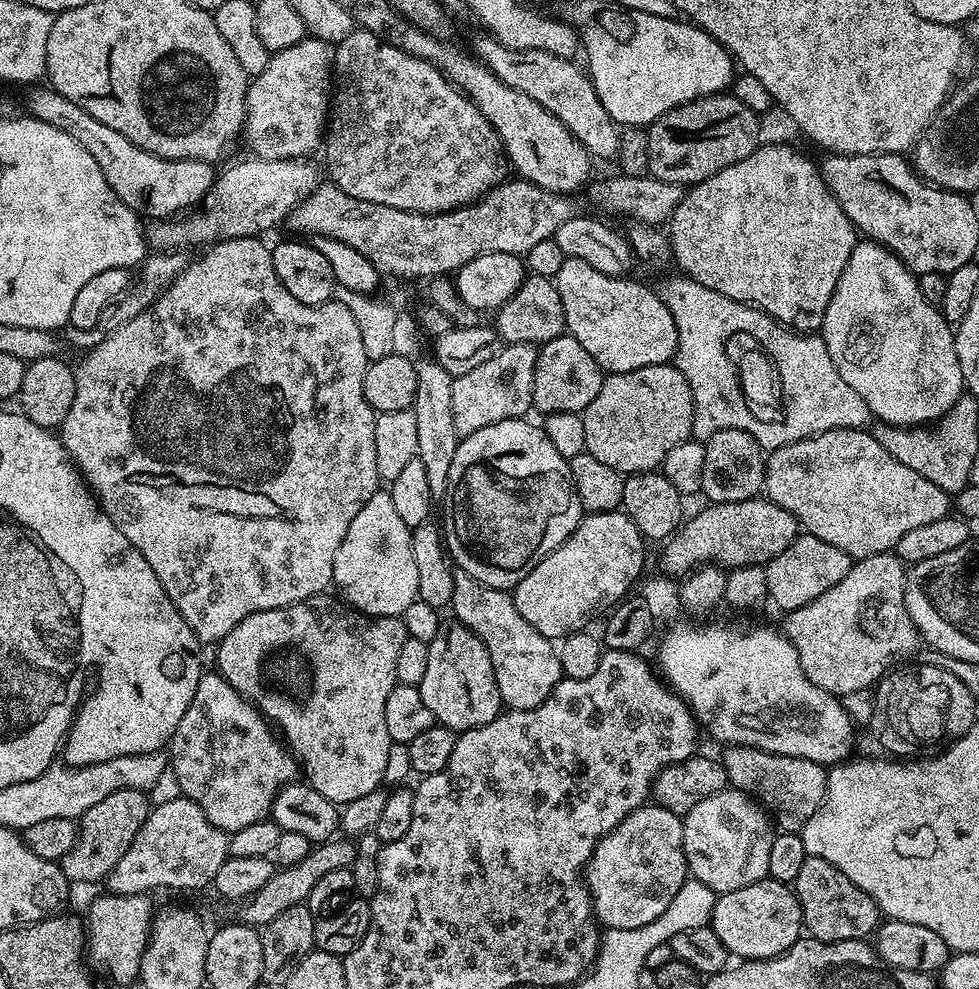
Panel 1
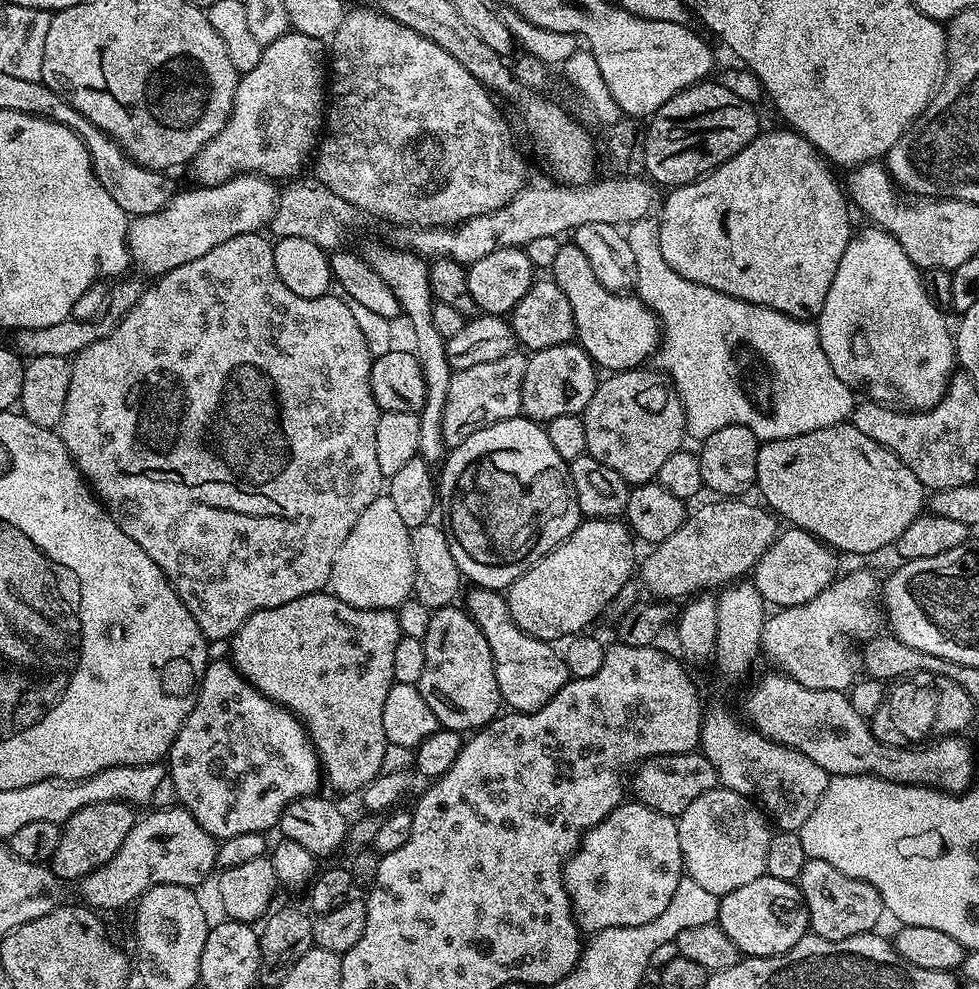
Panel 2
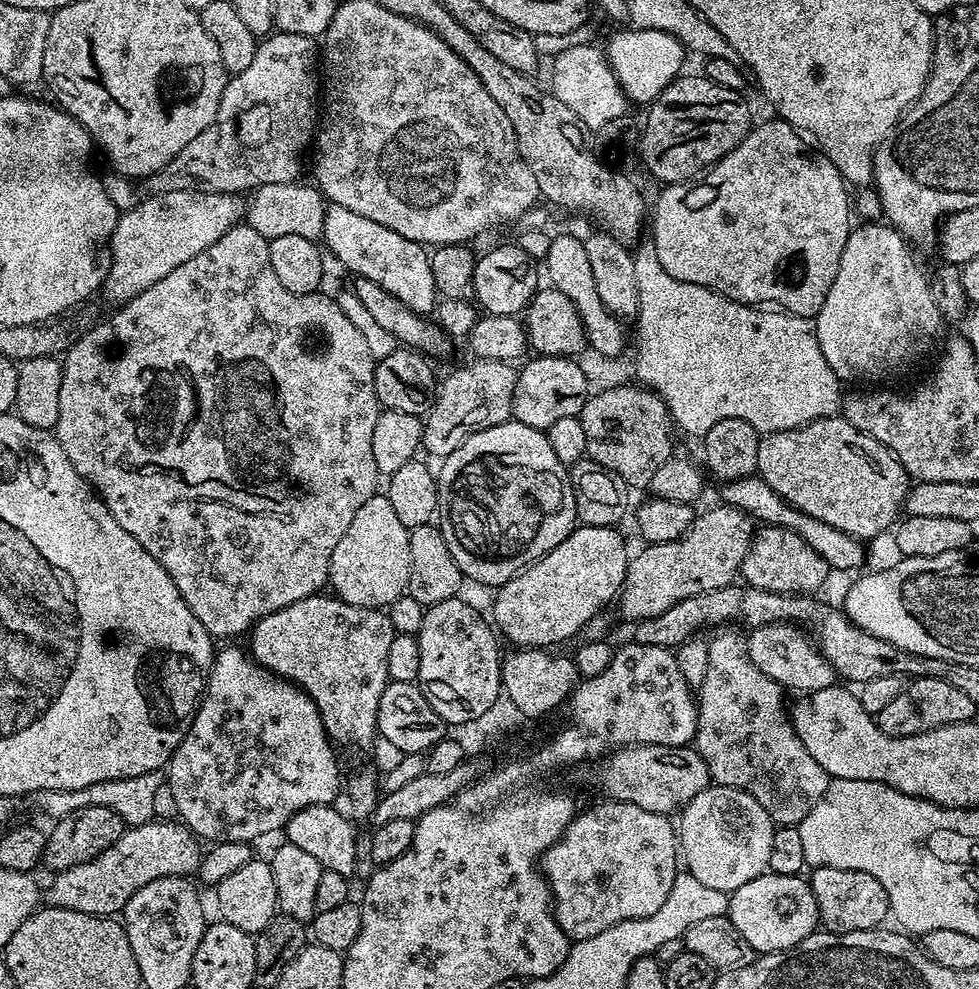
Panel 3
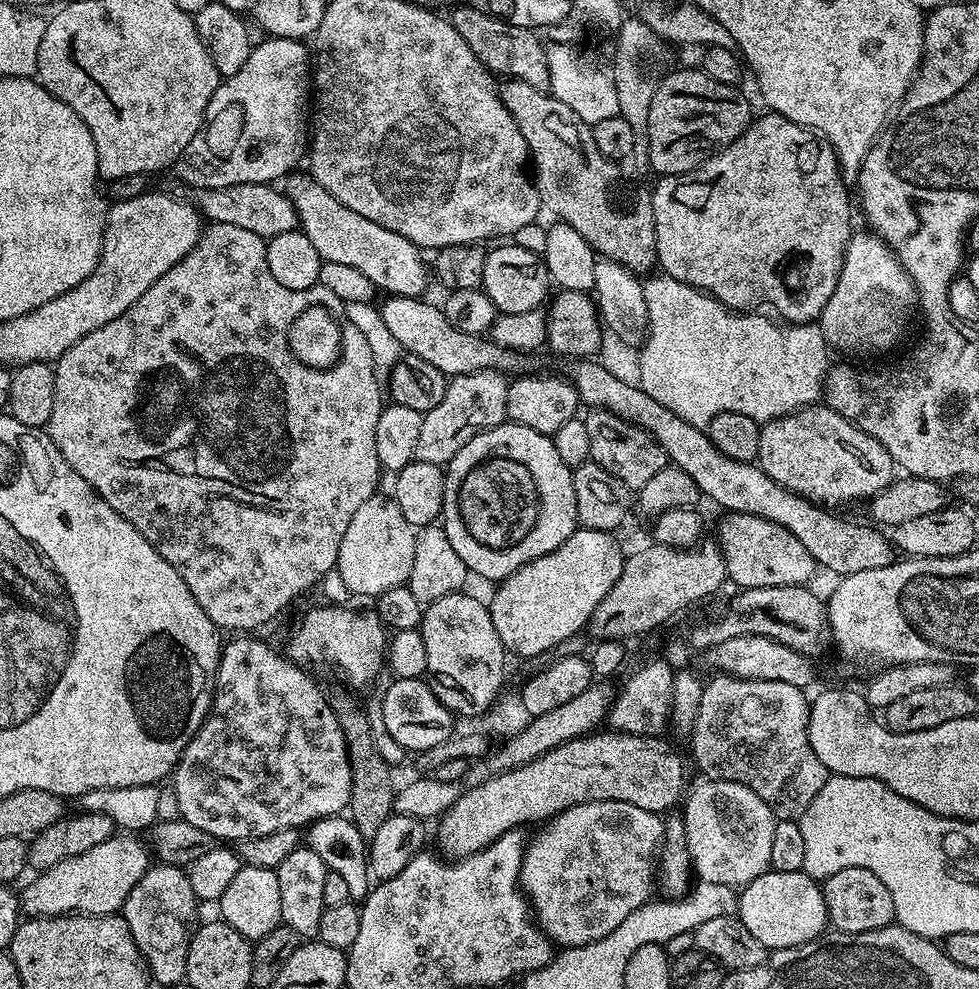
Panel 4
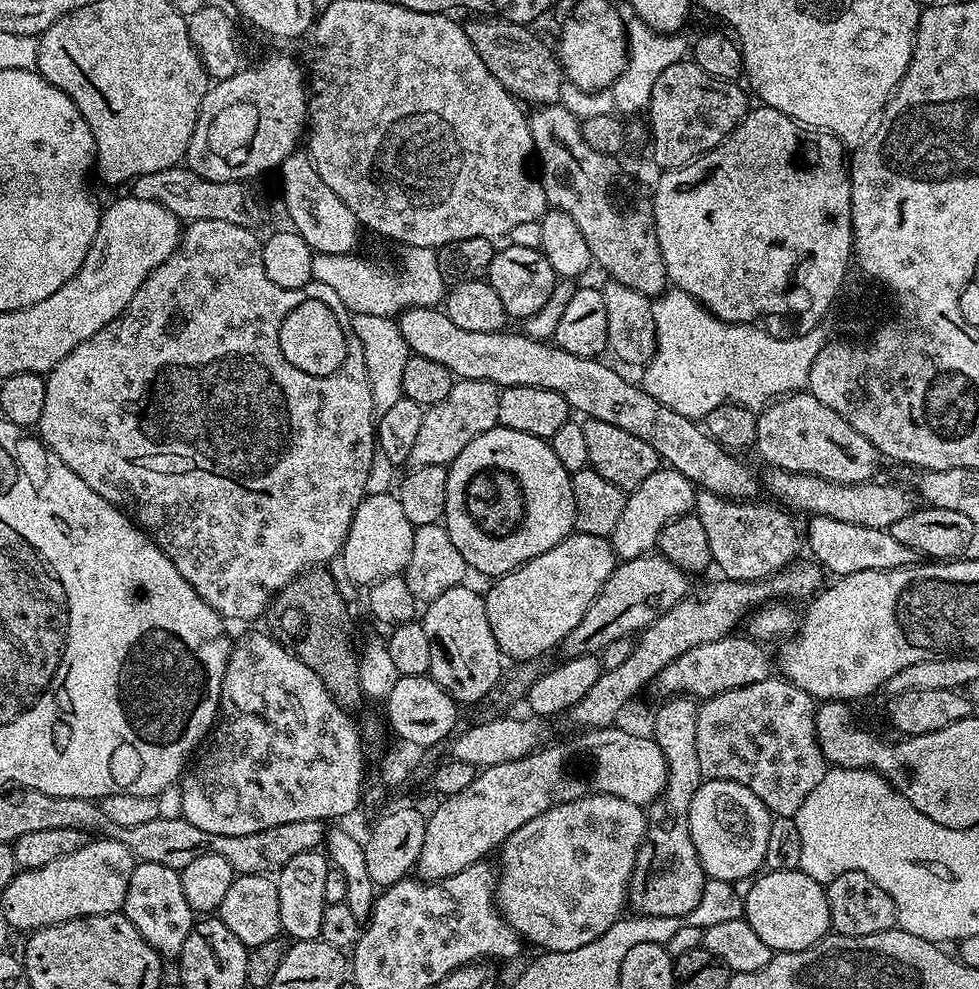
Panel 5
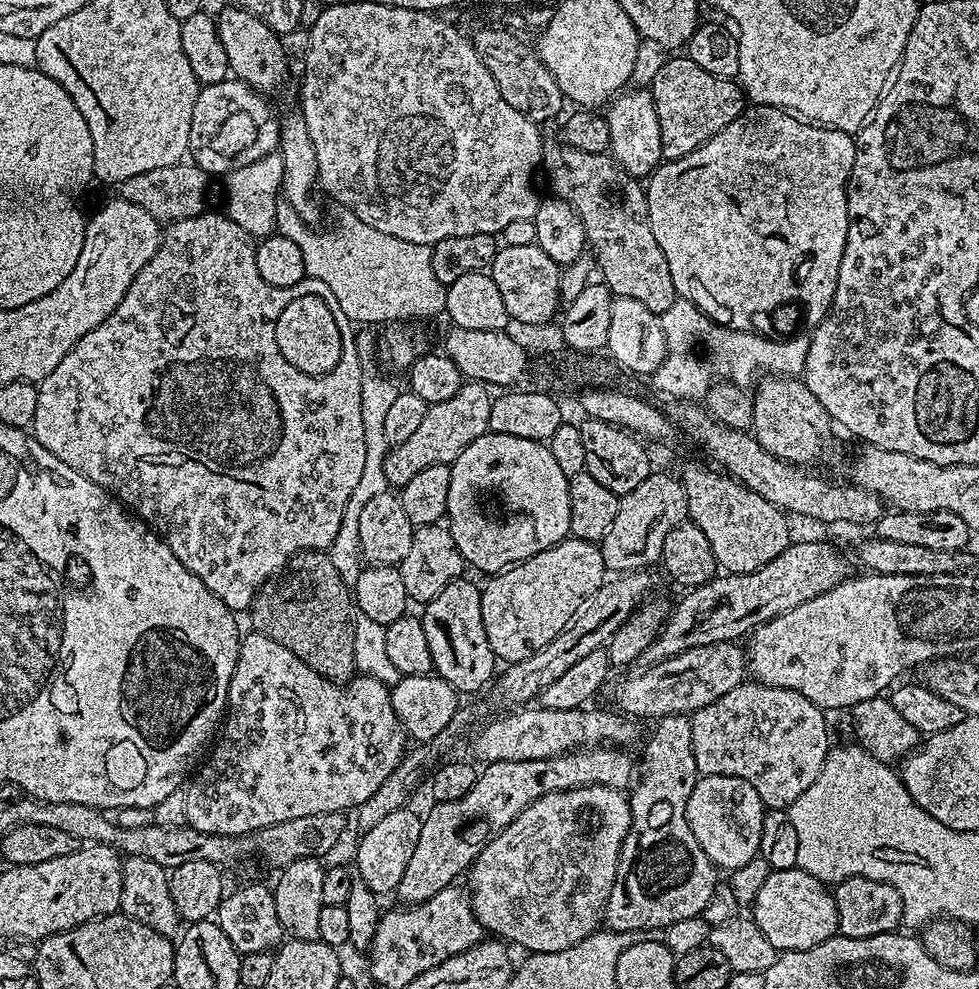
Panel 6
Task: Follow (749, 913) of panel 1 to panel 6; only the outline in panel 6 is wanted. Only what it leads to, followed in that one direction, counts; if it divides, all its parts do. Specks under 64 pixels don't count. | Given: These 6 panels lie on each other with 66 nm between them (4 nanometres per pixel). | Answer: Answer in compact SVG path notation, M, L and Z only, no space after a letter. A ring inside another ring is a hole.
M798 867L777 872L769 871L767 875L756 892L756 901L752 904L750 916L755 920L758 930L766 934L770 946L780 952L801 952L837 935L836 898L824 881L806 874Z

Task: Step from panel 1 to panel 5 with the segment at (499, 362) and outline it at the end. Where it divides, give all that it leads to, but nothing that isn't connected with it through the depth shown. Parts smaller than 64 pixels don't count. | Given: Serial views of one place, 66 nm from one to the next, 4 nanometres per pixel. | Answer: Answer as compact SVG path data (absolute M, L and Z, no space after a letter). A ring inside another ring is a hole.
M457 379L448 397L425 411L408 464L412 468L451 464L466 446L470 446L470 442L474 442L474 438L478 438L478 434L486 434L486 430L497 427L499 397L500 389L490 382Z

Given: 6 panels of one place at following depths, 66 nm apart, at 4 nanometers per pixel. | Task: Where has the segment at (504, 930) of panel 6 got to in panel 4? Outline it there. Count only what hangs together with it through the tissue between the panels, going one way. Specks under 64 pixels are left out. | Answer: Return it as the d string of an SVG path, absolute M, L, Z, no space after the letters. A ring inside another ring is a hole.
M586 802L570 806L543 825L536 837L527 841L524 865L520 867L520 887L530 898L534 919L553 945L561 949L586 946L606 938L614 926L622 926L629 914L653 899L654 857L664 838L664 820L642 806L630 802Z

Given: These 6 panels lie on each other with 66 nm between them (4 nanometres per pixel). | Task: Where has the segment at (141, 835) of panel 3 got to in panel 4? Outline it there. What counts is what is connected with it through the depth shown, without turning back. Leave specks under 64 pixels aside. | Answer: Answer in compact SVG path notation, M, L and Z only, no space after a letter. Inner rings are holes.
M114 834L106 842L94 846L94 850L86 850L86 854L78 854L74 858L66 858L66 862L58 862L58 866L50 866L39 873L21 891L18 904L25 917L33 916L70 916L87 914L90 916L111 916L123 909L126 898L130 898L130 890L138 886L142 874L150 867L149 849L132 834Z

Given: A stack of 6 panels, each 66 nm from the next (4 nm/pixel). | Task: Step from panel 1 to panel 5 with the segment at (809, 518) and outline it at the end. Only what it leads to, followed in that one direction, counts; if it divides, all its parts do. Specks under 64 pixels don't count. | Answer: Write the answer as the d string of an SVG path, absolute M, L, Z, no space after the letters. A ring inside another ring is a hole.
M807 390L796 391L791 395L785 395L772 401L756 417L756 443L755 451L760 451L760 456L765 460L769 469L790 470L798 474L810 474L818 478L824 478L835 484L867 484L873 479L876 472L876 463L882 460L875 446L846 418L834 414L830 406L822 406L818 398L814 398Z

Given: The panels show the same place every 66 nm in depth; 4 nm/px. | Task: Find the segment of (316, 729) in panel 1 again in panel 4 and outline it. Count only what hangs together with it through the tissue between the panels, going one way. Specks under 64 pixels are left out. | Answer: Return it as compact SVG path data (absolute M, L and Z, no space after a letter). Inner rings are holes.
M352 606L331 607L312 608L305 614L286 656L293 664L309 669L333 668L349 684L345 684L349 689L368 688L375 682L376 675L385 671L389 633L375 611L355 612Z

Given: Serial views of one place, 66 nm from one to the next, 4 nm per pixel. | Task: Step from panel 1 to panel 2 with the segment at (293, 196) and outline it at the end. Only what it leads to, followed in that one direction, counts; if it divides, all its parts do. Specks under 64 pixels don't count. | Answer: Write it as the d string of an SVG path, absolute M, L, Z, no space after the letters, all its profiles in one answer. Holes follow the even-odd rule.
M240 175L212 187L192 186L189 192L177 191L172 199L152 214L135 217L128 225L128 255L131 263L159 278L164 273L202 258L214 246L238 238L238 234L260 232L271 225L278 188L263 175Z

